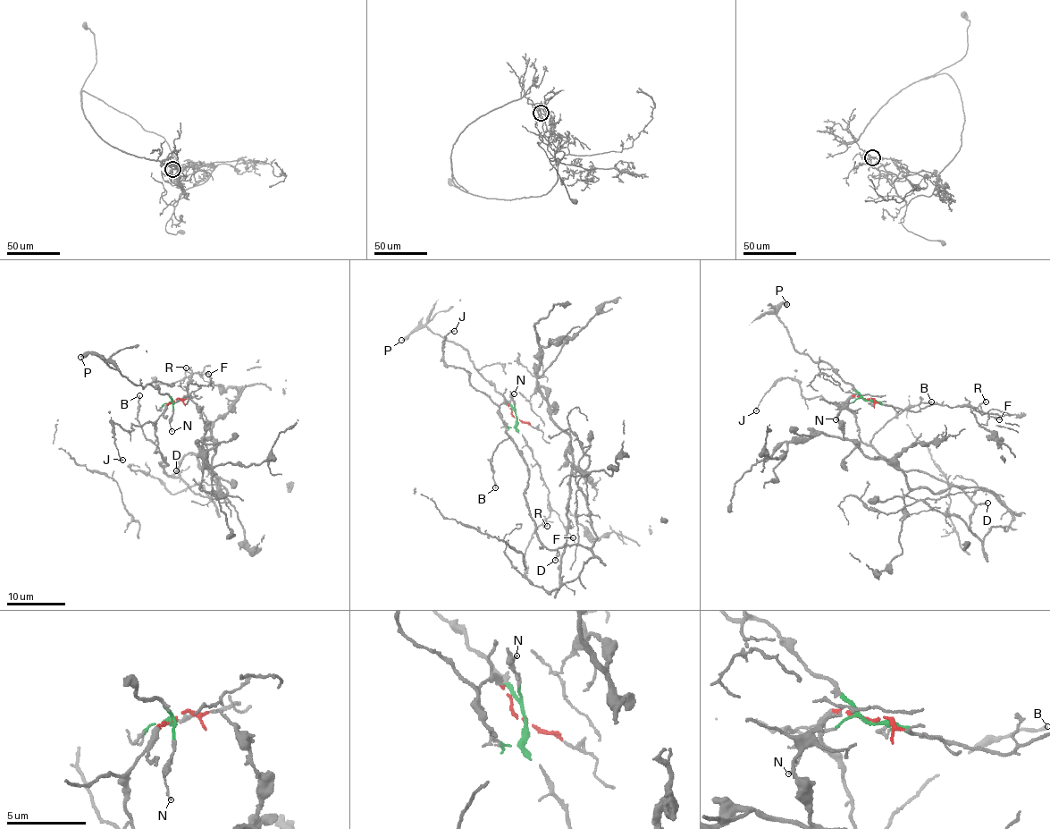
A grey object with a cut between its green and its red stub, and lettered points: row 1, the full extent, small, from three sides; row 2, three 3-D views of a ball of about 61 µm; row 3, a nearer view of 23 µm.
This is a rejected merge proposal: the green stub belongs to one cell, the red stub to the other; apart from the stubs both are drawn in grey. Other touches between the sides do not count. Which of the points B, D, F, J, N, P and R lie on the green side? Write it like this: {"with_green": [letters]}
{"with_green": ["F", "N", "P", "R"]}

